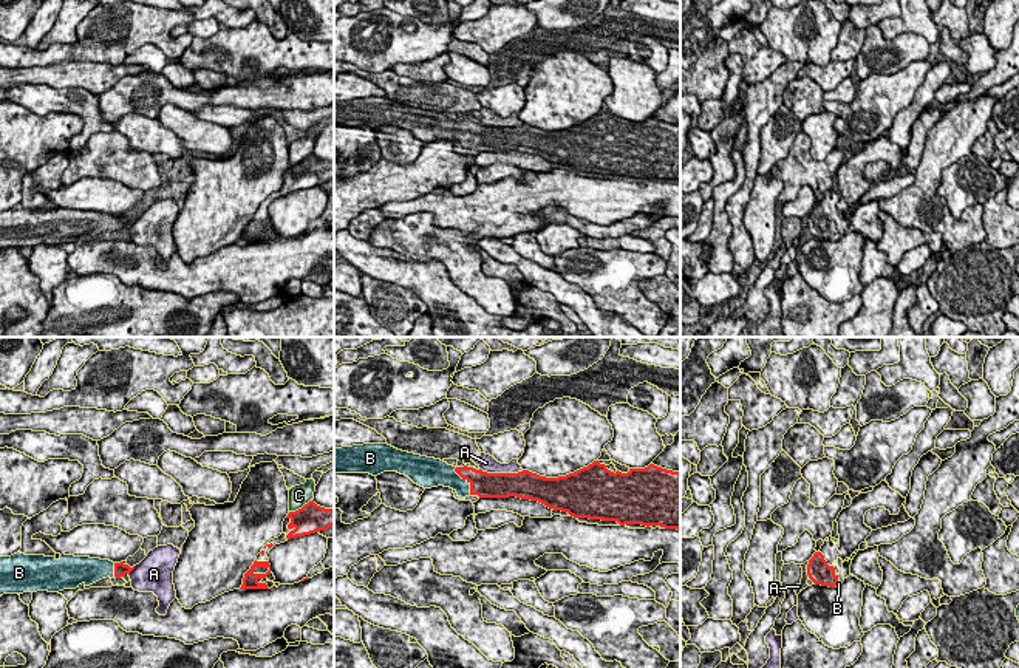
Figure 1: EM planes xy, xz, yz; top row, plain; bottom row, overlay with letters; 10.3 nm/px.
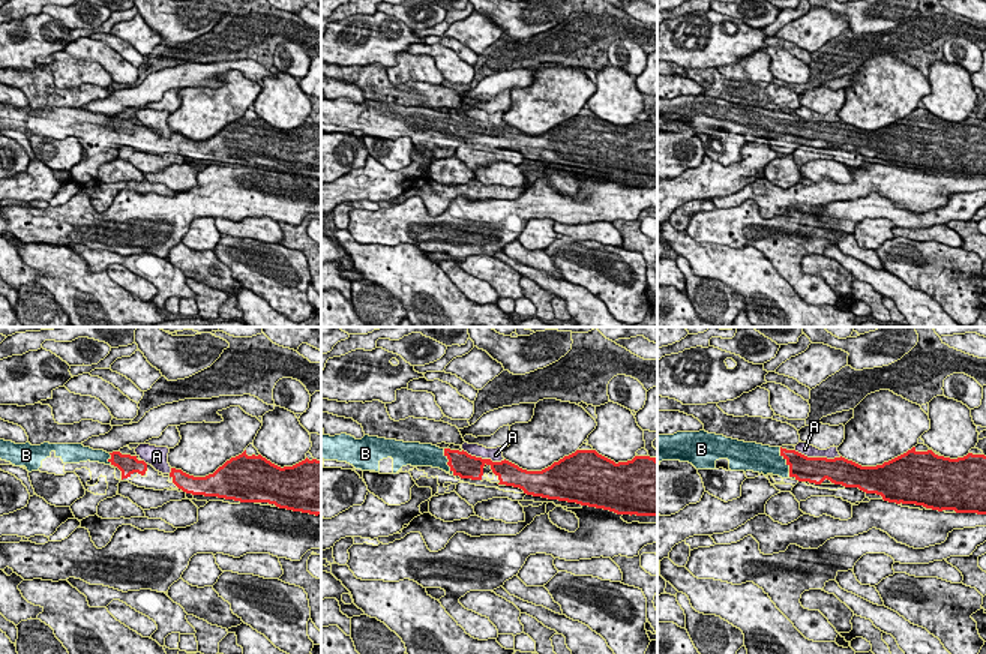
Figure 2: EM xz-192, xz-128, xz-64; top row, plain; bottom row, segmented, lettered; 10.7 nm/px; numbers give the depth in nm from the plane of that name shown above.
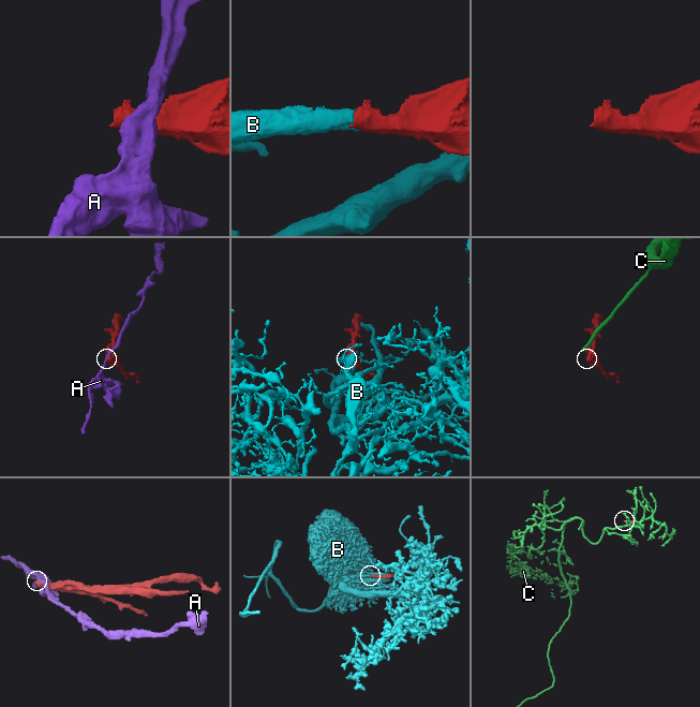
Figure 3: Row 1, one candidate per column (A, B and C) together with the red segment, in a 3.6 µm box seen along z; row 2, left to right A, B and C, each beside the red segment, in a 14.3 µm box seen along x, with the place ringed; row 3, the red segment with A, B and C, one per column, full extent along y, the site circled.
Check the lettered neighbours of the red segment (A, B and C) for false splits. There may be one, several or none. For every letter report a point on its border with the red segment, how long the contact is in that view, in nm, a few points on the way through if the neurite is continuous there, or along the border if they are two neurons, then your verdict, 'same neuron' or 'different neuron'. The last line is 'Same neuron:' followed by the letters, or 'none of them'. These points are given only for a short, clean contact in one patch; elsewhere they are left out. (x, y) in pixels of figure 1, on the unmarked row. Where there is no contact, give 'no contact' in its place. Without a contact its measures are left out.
A: xz (501, 127) | 460 nm | different neuron
B: xz (470, 138) | 420 nm | same neuron
C: xy (302, 161) | 280 nm | along xy (313, 153), (289, 166) | different neuron
Same neuron: B

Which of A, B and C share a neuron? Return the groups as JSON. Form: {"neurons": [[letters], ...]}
{"neurons": [["A"], ["B"], ["C"]]}

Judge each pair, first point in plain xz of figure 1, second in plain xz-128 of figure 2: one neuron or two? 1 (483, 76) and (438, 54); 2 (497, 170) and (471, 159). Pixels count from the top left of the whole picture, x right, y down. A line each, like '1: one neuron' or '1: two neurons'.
1: one neuron
2: two neurons

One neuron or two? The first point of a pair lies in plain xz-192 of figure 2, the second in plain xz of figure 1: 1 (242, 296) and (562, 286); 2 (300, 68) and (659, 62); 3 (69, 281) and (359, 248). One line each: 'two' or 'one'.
1: one
2: one
3: one

